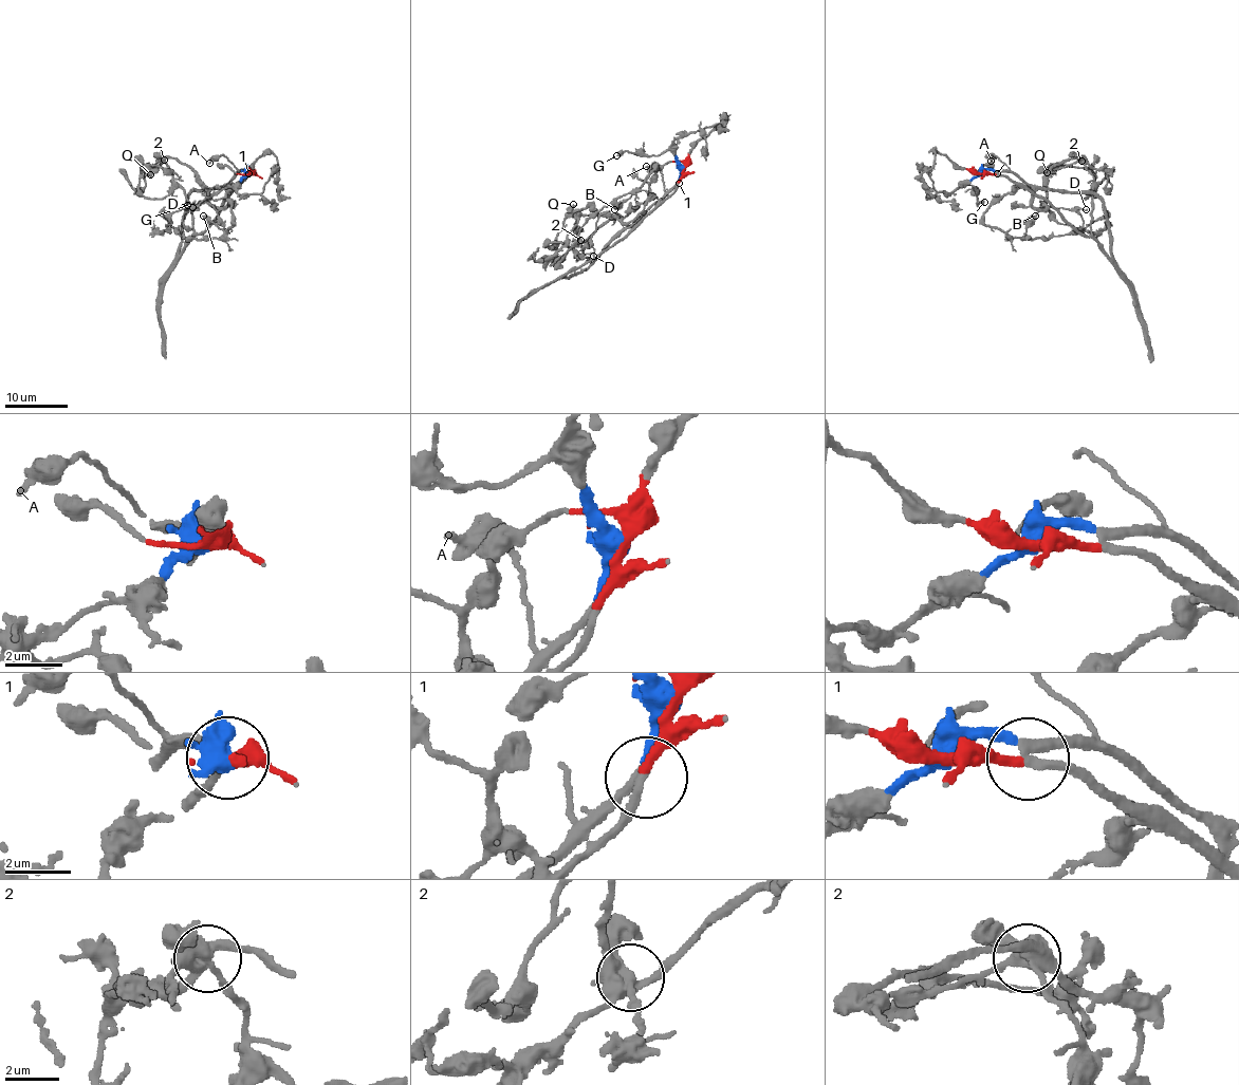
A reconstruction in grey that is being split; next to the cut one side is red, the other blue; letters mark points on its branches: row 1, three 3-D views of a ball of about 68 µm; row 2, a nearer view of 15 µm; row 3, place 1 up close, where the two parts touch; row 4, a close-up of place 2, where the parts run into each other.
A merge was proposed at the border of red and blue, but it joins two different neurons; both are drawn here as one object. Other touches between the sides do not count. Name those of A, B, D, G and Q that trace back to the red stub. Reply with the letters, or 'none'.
B

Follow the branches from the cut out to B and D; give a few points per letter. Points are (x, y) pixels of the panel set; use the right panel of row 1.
B: (980, 173), (1003, 173), (1017, 184), (991, 206), (983, 216), (986, 224), (1006, 230), (1035, 216)
D: (980, 173), (1009, 170), (1032, 188), (1032, 204), (1041, 208), (1047, 203), (1087, 208)

